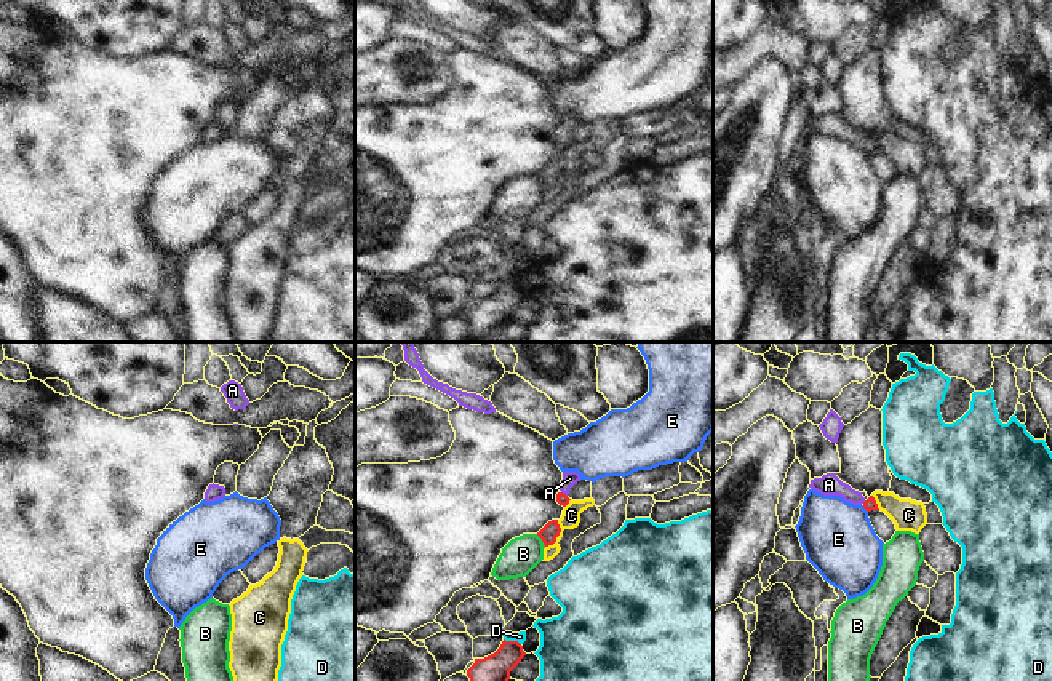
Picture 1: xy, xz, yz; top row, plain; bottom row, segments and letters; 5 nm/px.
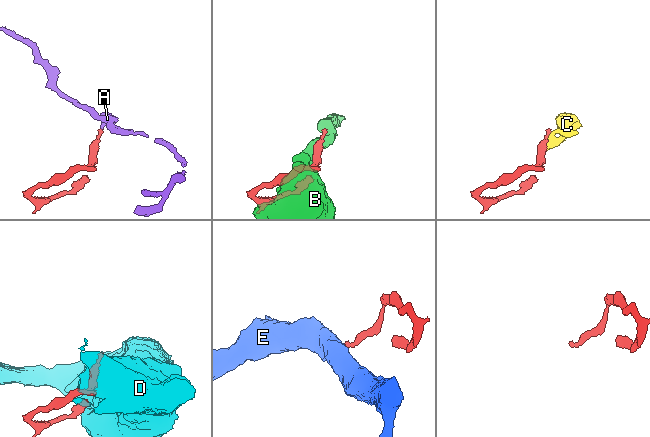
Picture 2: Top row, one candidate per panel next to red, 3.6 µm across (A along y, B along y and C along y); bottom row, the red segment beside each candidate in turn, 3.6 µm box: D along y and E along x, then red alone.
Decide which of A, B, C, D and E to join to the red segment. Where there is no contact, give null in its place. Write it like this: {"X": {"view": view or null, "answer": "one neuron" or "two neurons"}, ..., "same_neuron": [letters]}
{"A": {"view": "xz", "answer": "one neuron"}, "B": {"view": "xz", "answer": "two neurons"}, "C": {"view": "xz", "answer": "two neurons"}, "D": {"view": "xz", "answer": "two neurons"}, "E": {"view": "yz", "answer": "two neurons"}, "same_neuron": ["A"]}

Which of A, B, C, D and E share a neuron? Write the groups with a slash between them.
A / B / C / D / E

